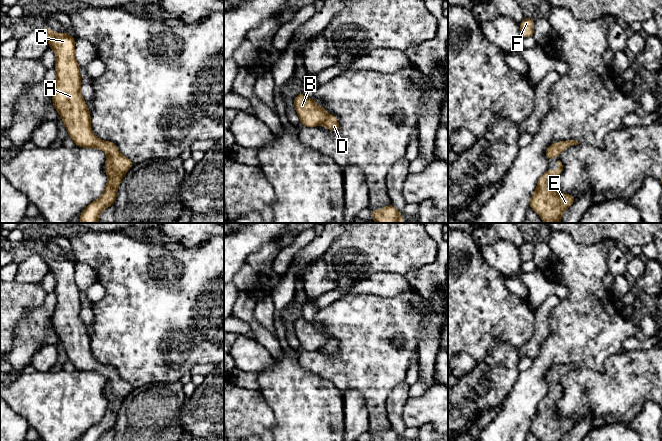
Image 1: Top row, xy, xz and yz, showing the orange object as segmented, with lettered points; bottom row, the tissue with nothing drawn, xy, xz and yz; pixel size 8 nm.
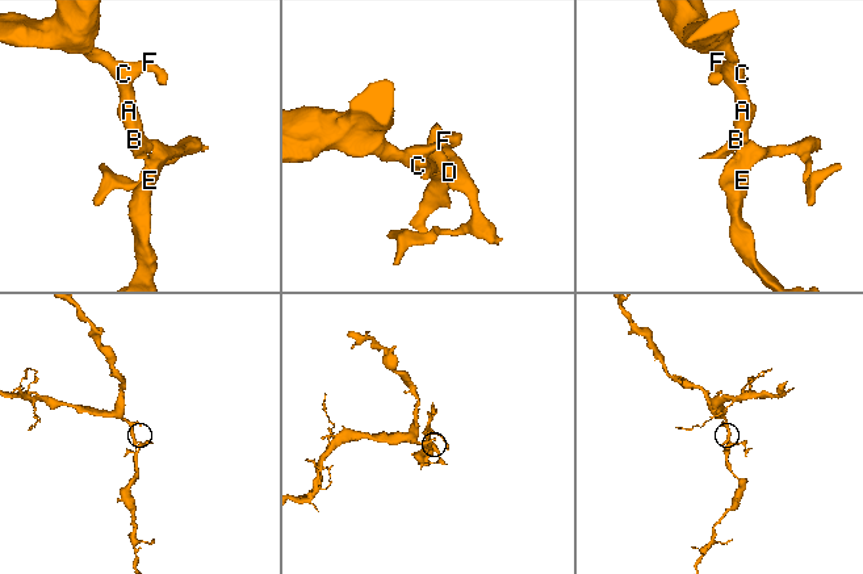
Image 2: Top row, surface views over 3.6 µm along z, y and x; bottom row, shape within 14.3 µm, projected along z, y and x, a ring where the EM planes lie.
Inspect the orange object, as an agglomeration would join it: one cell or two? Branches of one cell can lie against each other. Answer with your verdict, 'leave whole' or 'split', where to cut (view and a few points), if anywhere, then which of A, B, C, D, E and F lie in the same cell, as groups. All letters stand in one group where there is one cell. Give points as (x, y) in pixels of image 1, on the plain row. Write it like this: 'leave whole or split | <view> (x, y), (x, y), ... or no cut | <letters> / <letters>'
leave whole | no cut | A B C D E F

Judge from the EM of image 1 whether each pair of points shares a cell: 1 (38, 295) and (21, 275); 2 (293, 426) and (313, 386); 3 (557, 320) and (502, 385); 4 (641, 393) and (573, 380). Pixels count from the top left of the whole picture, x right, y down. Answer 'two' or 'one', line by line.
1: two
2: one
3: two
4: one

